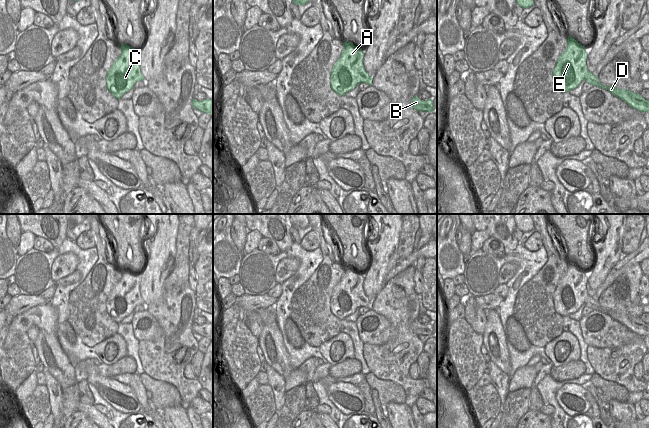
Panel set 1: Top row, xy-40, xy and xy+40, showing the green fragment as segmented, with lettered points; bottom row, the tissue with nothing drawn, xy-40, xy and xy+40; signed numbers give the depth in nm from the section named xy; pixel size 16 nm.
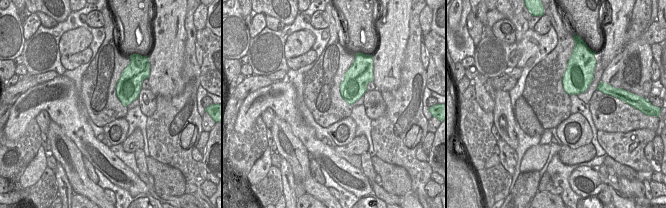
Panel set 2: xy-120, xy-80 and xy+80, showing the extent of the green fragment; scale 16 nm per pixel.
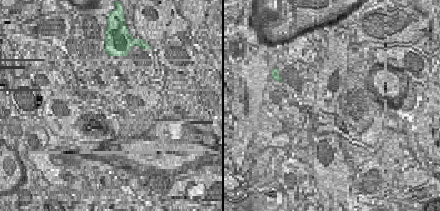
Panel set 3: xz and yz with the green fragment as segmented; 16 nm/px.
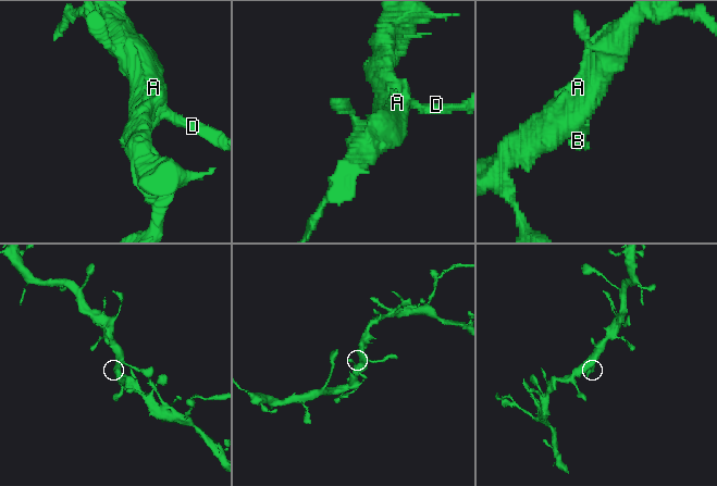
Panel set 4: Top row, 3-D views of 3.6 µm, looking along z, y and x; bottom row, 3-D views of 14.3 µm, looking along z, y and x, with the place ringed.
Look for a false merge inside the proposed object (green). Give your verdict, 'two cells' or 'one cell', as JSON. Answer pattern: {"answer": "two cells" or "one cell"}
{"answer": "one cell"}

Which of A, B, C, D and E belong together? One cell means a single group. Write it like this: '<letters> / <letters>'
A B C D E

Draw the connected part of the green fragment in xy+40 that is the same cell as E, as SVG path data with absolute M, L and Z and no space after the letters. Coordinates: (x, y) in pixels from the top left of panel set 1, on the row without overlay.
M568 260L566 265L567 271L559 280L553 294L554 309L559 315L569 316L577 312L582 304L585 304L586 307L608 314L632 332L640 336L649 336L649 325L639 317L633 317L627 312L618 313L615 310L603 310L598 300L592 298L587 292L588 278L585 275L585 270L582 270L571 260Z

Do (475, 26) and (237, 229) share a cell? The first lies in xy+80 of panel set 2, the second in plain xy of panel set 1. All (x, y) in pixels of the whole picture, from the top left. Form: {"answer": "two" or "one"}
{"answer": "one"}

